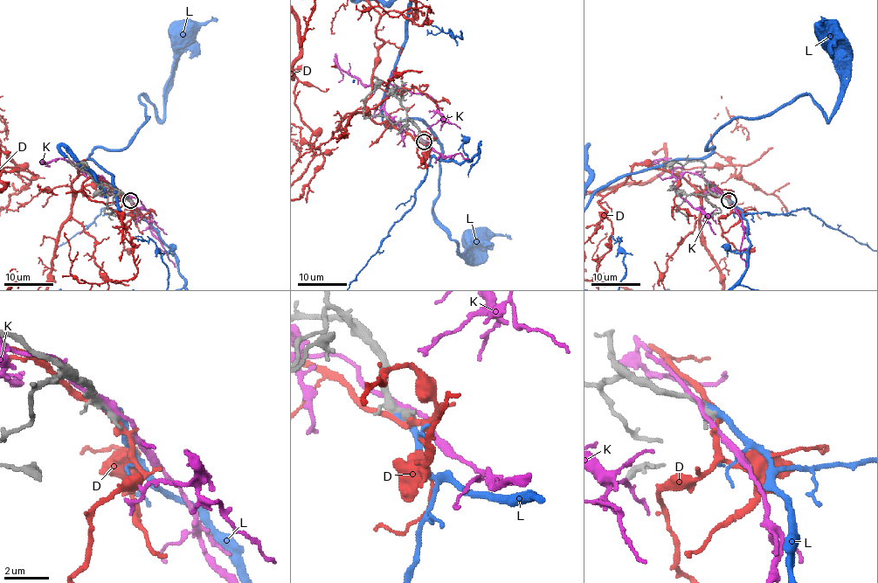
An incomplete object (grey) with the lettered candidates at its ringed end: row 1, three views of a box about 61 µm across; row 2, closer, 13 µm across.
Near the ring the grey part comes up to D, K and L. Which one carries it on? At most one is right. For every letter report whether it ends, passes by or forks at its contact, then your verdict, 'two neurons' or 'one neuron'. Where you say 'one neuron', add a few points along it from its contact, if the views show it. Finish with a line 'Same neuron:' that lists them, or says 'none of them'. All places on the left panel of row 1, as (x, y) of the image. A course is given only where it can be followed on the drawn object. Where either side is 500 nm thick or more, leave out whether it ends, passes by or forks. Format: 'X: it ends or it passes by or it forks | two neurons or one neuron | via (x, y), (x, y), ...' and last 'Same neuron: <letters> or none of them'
D: it passes by | two neurons
K: it passes by | two neurons
L: it ends | one neuron
Same neuron: L

